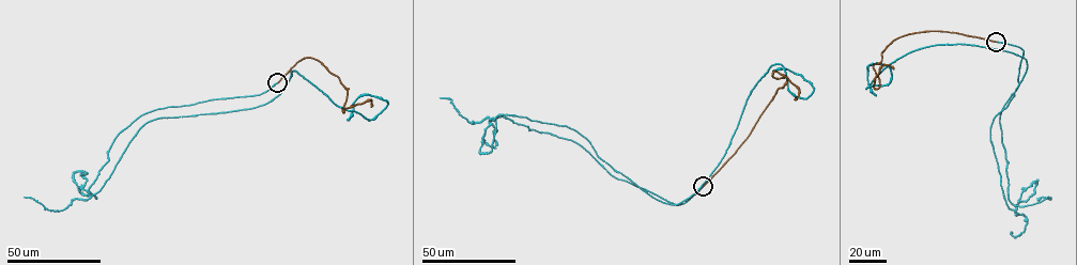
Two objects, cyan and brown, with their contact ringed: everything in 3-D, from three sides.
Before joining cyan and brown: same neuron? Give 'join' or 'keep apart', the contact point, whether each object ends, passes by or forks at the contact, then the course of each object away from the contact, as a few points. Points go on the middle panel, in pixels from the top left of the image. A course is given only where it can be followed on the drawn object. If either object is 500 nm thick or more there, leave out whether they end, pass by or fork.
join; place (703, 186); cyan ends; brown ends; course cyan (703, 186), (676, 205), (571, 140), (493, 120), (575, 130), (674, 205), (773, 64), (812, 93); course brown (703, 186), (744, 141), (784, 86), (787, 78), (773, 77), (773, 72), (799, 90), (794, 99)

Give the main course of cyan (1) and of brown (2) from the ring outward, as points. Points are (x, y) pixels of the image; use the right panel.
1: (997, 42), (1024, 51), (999, 121), (1015, 209), (990, 128), (1026, 59), (932, 45), (866, 89), (882, 64)
2: (997, 42), (939, 30), (909, 33), (881, 51), (873, 65), (879, 83), (875, 89), (881, 65), (894, 68)

